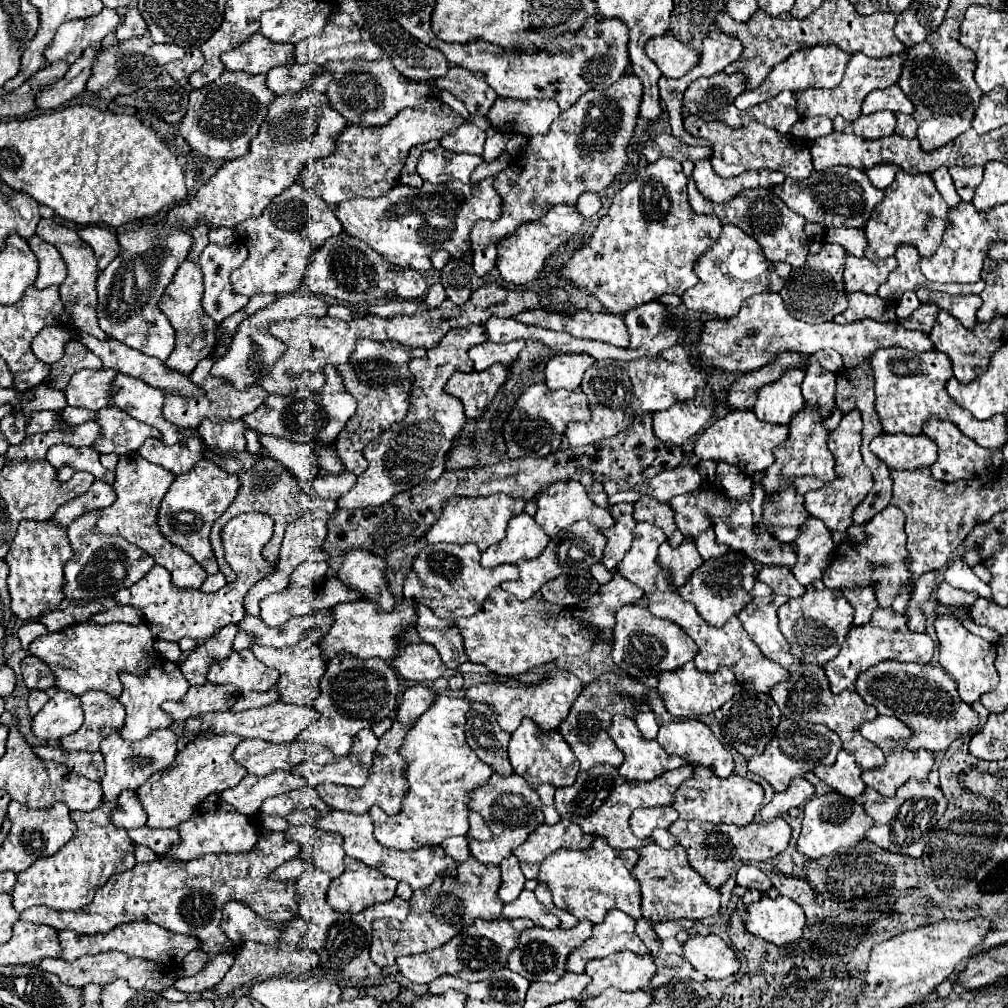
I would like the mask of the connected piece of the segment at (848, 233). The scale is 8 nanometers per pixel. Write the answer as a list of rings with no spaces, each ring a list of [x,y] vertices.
[[[842,226],[842,228],[826,230],[824,242],[838,242],[848,250],[848,254],[858,256],[858,258],[864,256],[864,248],[866,248],[866,236],[864,236],[862,228],[844,228]]]

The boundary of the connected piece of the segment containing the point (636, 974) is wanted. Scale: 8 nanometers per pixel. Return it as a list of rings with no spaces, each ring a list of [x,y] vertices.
[[[632,952],[610,954],[586,964],[586,974],[592,982],[586,986],[590,996],[600,996],[606,988],[636,992],[650,984],[656,974],[652,956],[636,956]]]

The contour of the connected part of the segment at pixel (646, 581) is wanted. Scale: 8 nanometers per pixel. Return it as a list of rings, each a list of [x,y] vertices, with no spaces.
[[[640,522],[634,528],[632,548],[628,550],[628,554],[616,568],[618,574],[622,574],[626,580],[630,580],[638,588],[642,588],[648,598],[652,598],[652,594],[656,592],[658,580],[662,588],[666,588],[668,584],[668,580],[662,576],[660,566],[656,564],[658,546],[664,540],[666,540],[666,534],[660,528],[656,528],[654,524]]]

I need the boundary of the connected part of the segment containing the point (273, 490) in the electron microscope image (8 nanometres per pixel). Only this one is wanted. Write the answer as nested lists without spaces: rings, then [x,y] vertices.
[[[260,458],[260,462],[256,462],[256,466],[252,466],[252,470],[242,470],[238,474],[238,480],[240,480],[240,490],[234,498],[234,502],[228,506],[228,510],[214,522],[212,526],[212,534],[210,534],[210,540],[212,540],[212,548],[214,548],[214,554],[216,554],[216,560],[220,564],[220,572],[226,576],[228,582],[234,582],[236,580],[236,572],[228,566],[226,558],[224,558],[224,544],[220,542],[220,530],[224,528],[224,524],[230,521],[232,516],[238,516],[238,514],[244,514],[244,512],[264,512],[268,514],[272,520],[274,520],[274,534],[270,538],[270,542],[264,546],[262,554],[266,560],[270,562],[278,562],[278,550],[280,550],[280,542],[282,542],[282,534],[284,534],[284,528],[286,524],[302,514],[302,506],[298,506],[298,496],[302,492],[298,480],[284,468],[284,464],[280,464],[278,460],[274,458]]]

